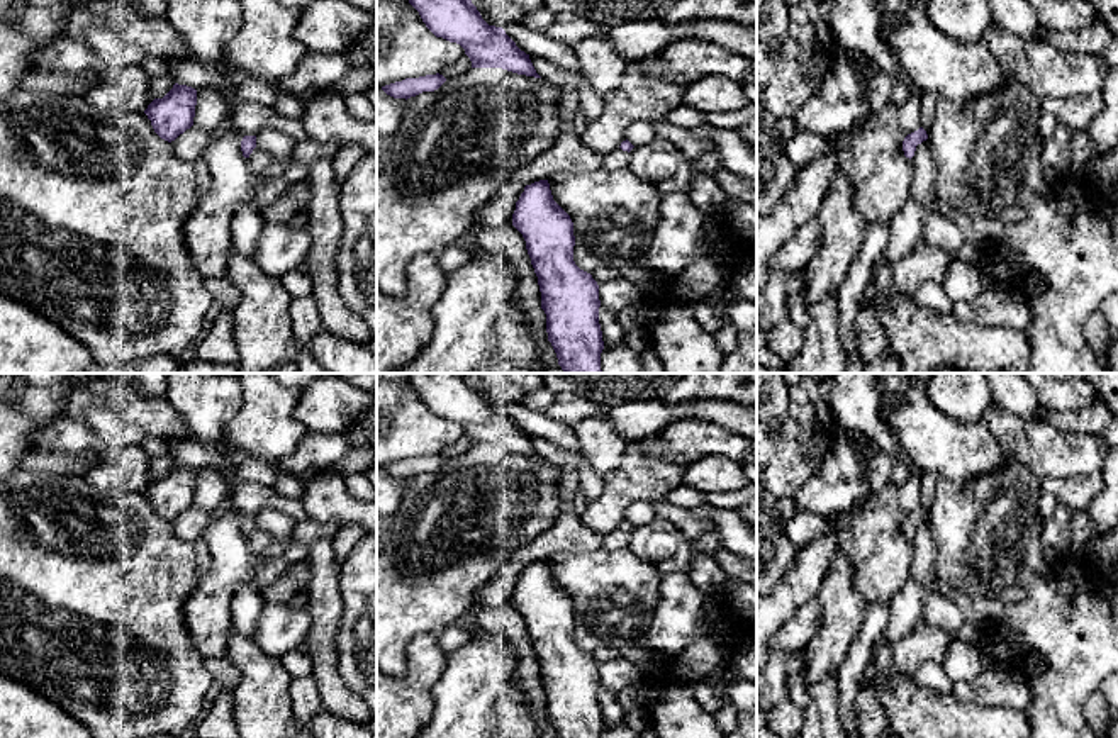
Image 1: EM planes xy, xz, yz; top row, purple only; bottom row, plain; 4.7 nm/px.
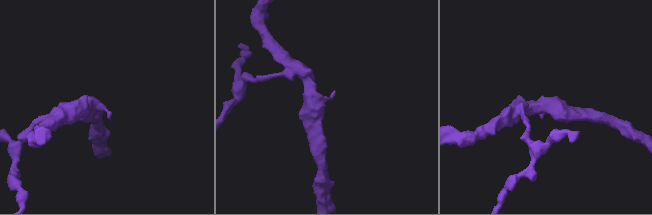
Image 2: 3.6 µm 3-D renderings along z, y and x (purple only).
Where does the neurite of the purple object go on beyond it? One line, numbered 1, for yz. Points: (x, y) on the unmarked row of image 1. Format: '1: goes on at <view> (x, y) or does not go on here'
1: does not go on here

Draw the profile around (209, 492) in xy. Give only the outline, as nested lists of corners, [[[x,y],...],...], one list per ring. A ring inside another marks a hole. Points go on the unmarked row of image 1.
[[[200,468],[197,470],[197,485],[195,485],[195,497],[193,506],[204,511],[215,511],[219,509],[221,502],[226,495],[226,482],[224,475],[219,468]]]

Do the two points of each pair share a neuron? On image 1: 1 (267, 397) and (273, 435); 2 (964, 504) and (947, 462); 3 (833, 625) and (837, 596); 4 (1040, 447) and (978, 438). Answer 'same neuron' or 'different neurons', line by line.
1: same neuron
2: different neurons
3: same neuron
4: different neurons

